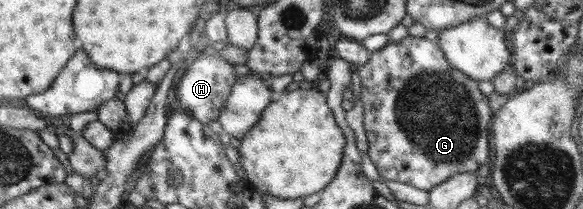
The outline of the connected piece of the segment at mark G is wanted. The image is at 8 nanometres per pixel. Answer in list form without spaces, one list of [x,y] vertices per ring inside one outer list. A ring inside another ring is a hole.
[[[405,36],[405,38],[399,42],[389,42],[383,46],[381,50],[371,52],[369,60],[355,69],[358,71],[361,78],[363,122],[368,140],[368,154],[381,177],[428,191],[431,190],[433,186],[444,183],[445,180],[451,178],[453,175],[467,172],[477,173],[479,167],[487,162],[490,144],[489,129],[493,116],[488,98],[479,90],[478,81],[465,76],[465,73],[458,71],[449,64],[449,61],[445,58],[444,52],[439,48],[436,41],[431,41],[425,37]]]

